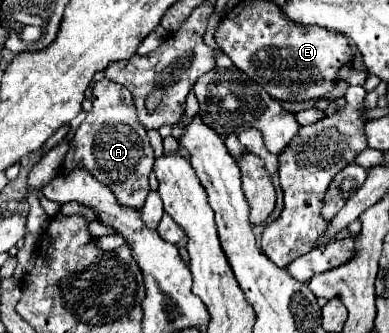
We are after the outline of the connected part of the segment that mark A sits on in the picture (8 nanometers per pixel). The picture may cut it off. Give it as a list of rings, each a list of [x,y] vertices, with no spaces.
[[[101,79],[93,87],[91,101],[93,101],[93,109],[75,131],[71,149],[67,151],[61,171],[67,173],[69,169],[83,165],[87,171],[93,173],[97,181],[101,181],[115,193],[121,205],[139,211],[145,205],[149,193],[147,179],[149,173],[153,171],[155,159],[153,159],[153,149],[149,145],[147,131],[137,121],[133,95],[123,85],[113,83],[109,79]]]

